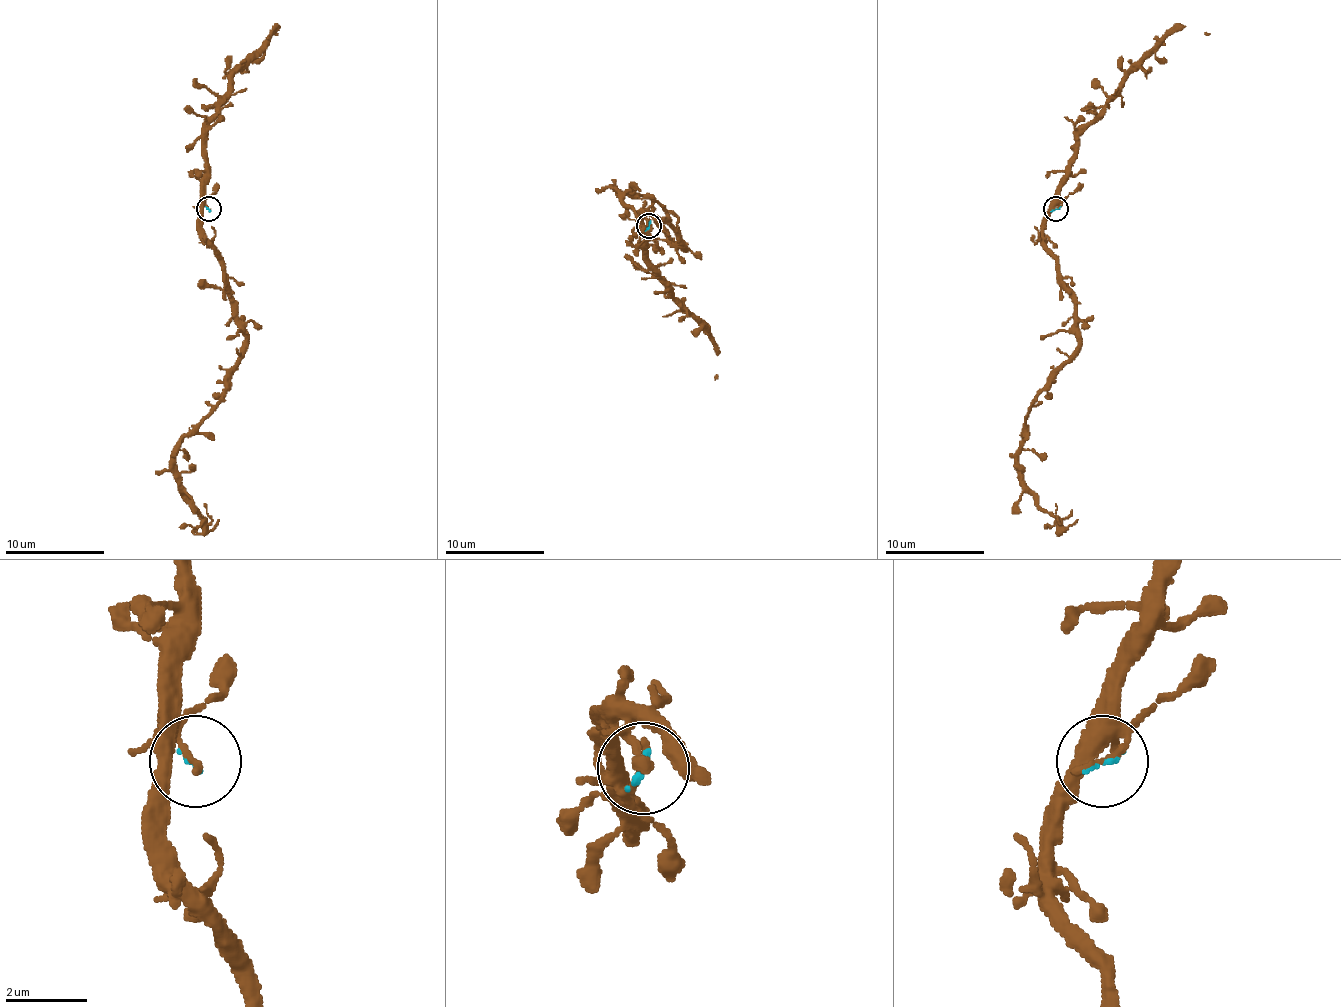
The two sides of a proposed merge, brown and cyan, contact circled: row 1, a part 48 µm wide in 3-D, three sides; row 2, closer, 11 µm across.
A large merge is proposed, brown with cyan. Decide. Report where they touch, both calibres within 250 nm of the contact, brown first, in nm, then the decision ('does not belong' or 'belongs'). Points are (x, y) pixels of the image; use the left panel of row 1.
(209, 209) | 180/100 nm | belongs

